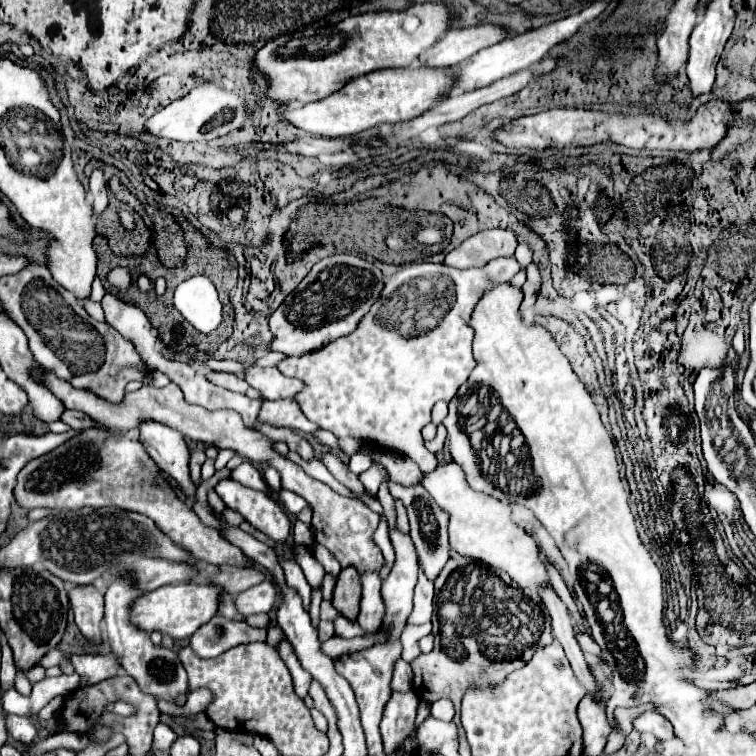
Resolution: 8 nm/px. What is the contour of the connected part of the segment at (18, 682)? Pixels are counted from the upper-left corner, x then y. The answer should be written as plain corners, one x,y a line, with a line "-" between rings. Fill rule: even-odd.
17,671
16,673
14,686
17,691
21,692
25,696
30,695
32,691
32,684
29,682
26,675
21,671

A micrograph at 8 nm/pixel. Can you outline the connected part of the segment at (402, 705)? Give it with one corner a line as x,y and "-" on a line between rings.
391,691
381,721
381,735
387,755
393,753
397,745
401,745
407,737
411,735
415,737
413,723
415,723
417,705
419,705
419,697
415,691
407,691
407,693

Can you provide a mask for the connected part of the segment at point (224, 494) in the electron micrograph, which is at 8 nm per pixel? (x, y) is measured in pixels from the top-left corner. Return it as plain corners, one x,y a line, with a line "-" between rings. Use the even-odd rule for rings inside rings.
223,479
217,483
215,493
223,499
223,503
241,513
245,521
249,521
255,529
263,531
277,543
285,543
291,531
291,521
283,507
273,501
269,495
245,487
233,479

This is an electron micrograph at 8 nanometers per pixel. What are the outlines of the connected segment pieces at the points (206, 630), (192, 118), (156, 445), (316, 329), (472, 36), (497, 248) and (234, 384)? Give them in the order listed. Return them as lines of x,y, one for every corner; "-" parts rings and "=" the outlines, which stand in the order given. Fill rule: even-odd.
217,613
211,621
201,625
197,633
193,633
193,637
189,639
189,647
197,657
219,657
231,647
253,641
265,641
265,629
251,627
245,621
227,619
=
201,83
197,89
193,89
189,95
185,95
183,99
173,101
171,105
167,105
165,109
157,111
153,117
149,117
143,125
145,133
153,135
153,137
161,137
161,139
171,139
171,141
199,141
199,143
207,143
219,135
225,135
237,127
241,127
245,121
245,107
241,97
235,91
223,89
217,83
-
223,111
231,111
233,117
229,121
221,121
223,119
-
213,119
221,121
219,127
211,127
205,129
=
141,421
139,441
145,445
149,457
153,457
153,461
157,461
157,465
181,485
187,501
193,505
195,483
191,481
189,473
189,449
181,433
155,421
=
337,253
321,259
269,317
269,329
273,333
269,349
297,357
313,353
341,335
351,333
373,301
377,301
383,289
383,279
383,273
373,263
349,253
=
477,25
467,29
449,29
433,49
421,53
419,65
429,65
433,69
449,69
469,59
473,53
499,43
505,39
505,31
495,25
=
489,229
481,231
465,241
465,245
453,249
445,257
445,265
465,267
483,267
491,259
511,257
517,247
517,237
509,229
=
213,371
213,373
209,373
207,377
209,377
215,385
219,385
219,387
223,387
223,389
237,391
237,393
243,393
243,395
247,395
247,397
259,397
259,399
261,399
259,391
255,391
253,387
249,387
249,383
247,383
247,381
239,379
239,377
237,377
237,375
233,375
233,373

